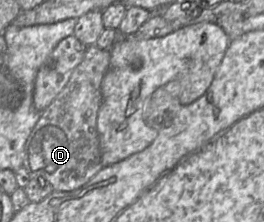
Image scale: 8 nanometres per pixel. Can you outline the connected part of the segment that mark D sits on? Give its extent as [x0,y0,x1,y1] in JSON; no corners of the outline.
[23,45,110,191]

